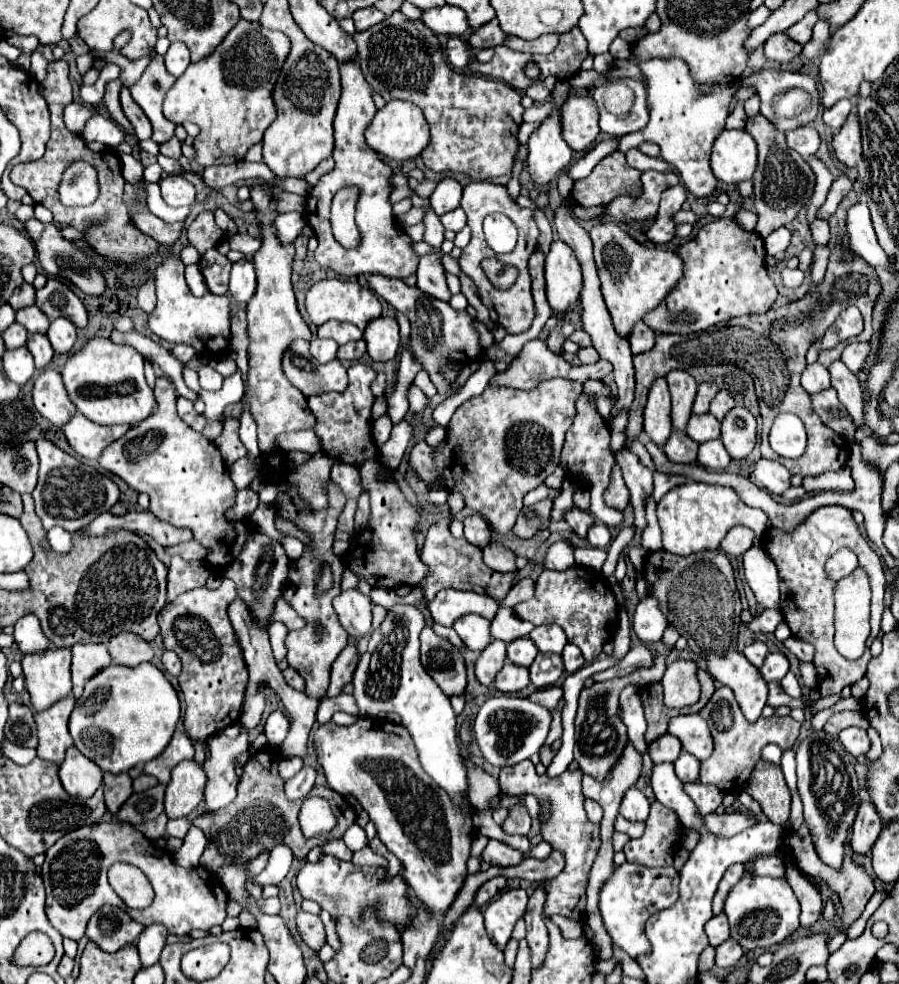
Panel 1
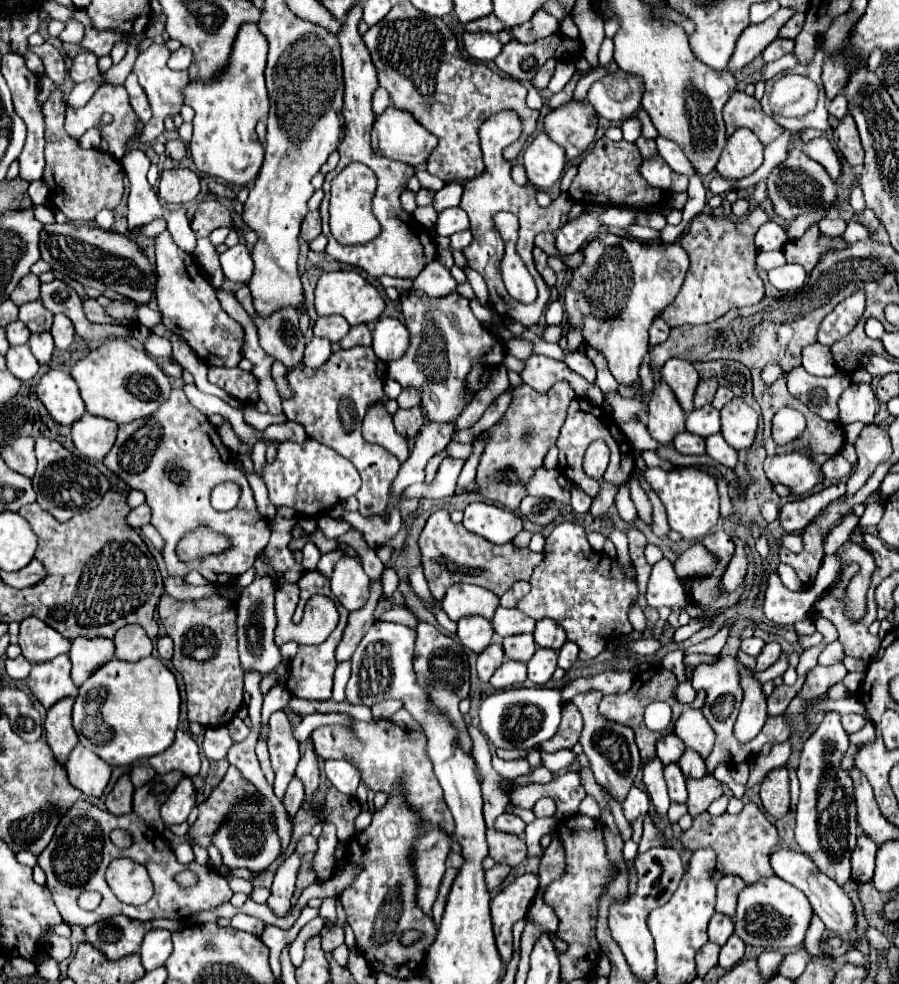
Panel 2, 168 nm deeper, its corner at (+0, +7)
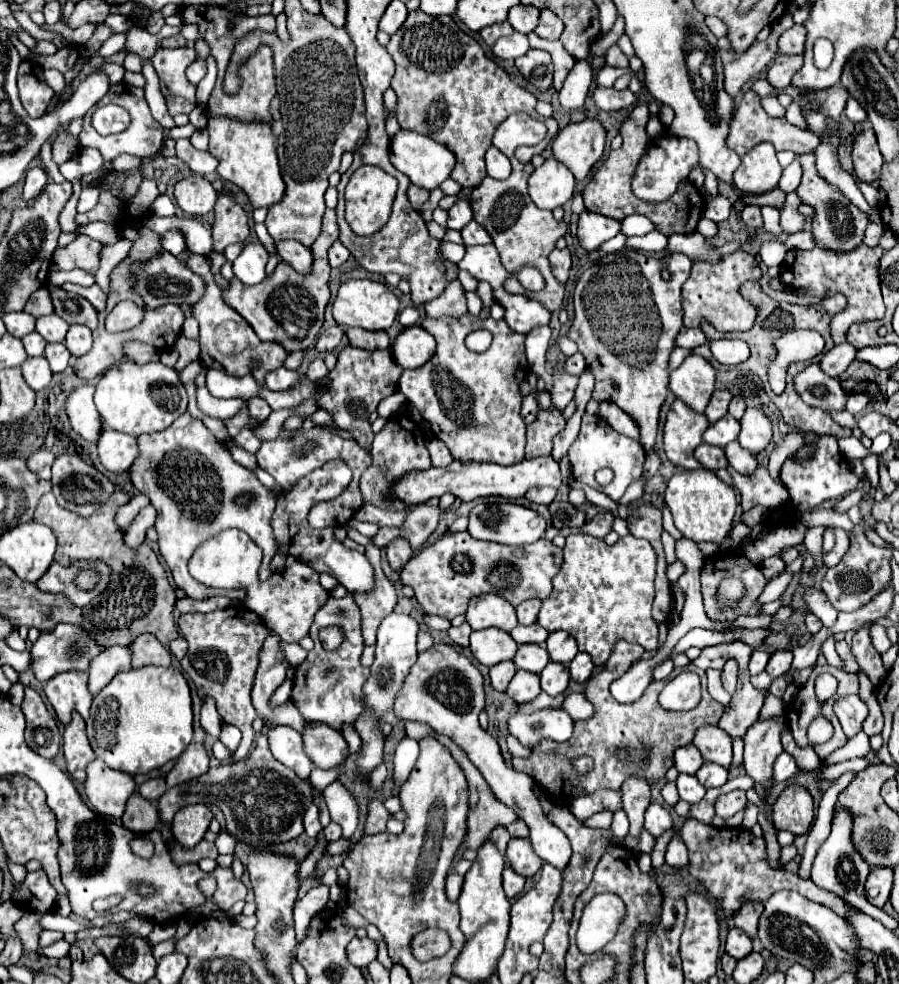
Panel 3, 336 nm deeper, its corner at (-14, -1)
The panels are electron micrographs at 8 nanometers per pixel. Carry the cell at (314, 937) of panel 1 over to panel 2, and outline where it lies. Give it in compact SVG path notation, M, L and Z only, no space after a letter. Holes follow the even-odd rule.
M325 926L319 932L319 936L321 936L321 948L325 952L331 952L333 948L341 946L343 944L343 938L345 938L345 934L343 934L343 930L339 926Z

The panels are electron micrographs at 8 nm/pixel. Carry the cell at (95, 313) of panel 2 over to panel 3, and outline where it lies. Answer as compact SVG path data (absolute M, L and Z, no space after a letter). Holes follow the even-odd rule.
M65 282L63 288L69 290L69 292L79 294L79 296L83 296L83 298L87 298L97 310L103 310L103 308L105 308L105 298L107 298L107 296L105 296L105 292L103 292L97 284L89 286L89 288L83 288L83 286L77 286L77 284L71 284L71 282Z

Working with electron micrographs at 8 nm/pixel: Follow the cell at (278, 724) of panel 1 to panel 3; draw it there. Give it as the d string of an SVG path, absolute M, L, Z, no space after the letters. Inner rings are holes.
M279 726L279 728L273 728L267 732L267 742L269 742L271 754L279 762L283 762L291 770L295 770L301 778L309 778L313 764L303 754L303 740L301 740L299 732L291 730L289 726Z

